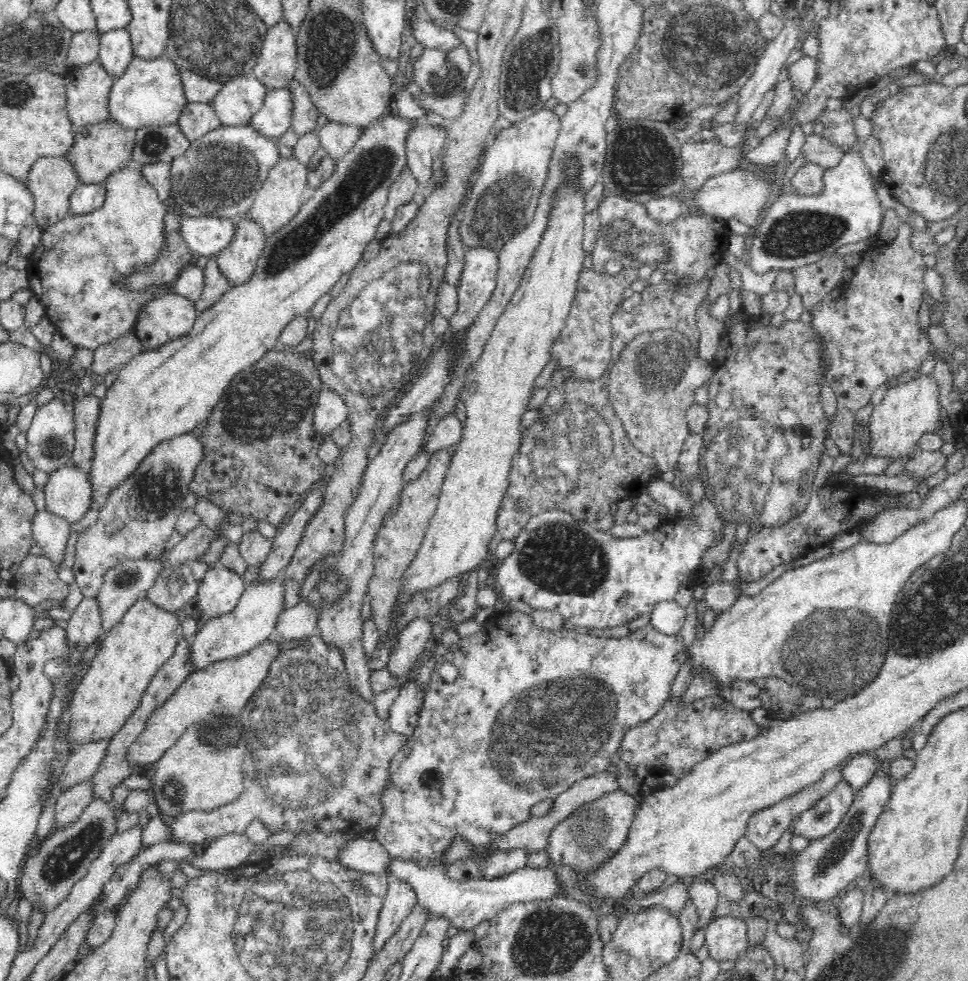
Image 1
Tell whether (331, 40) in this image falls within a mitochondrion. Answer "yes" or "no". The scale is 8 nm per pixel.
yes

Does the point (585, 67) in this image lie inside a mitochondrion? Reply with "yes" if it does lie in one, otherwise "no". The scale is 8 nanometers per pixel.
yes

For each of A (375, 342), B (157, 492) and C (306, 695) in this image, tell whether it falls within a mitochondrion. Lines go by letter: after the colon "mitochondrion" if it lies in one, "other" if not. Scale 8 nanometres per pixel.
A: mitochondrion
B: mitochondrion
C: mitochondrion

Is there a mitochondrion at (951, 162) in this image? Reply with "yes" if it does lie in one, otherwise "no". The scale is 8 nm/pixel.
yes

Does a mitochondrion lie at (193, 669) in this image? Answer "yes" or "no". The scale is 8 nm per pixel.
no

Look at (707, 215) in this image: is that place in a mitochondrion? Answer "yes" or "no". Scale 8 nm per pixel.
no

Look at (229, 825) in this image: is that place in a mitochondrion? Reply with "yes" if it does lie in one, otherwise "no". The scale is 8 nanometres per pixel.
no

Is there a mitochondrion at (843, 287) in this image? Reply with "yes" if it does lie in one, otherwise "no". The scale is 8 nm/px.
no

